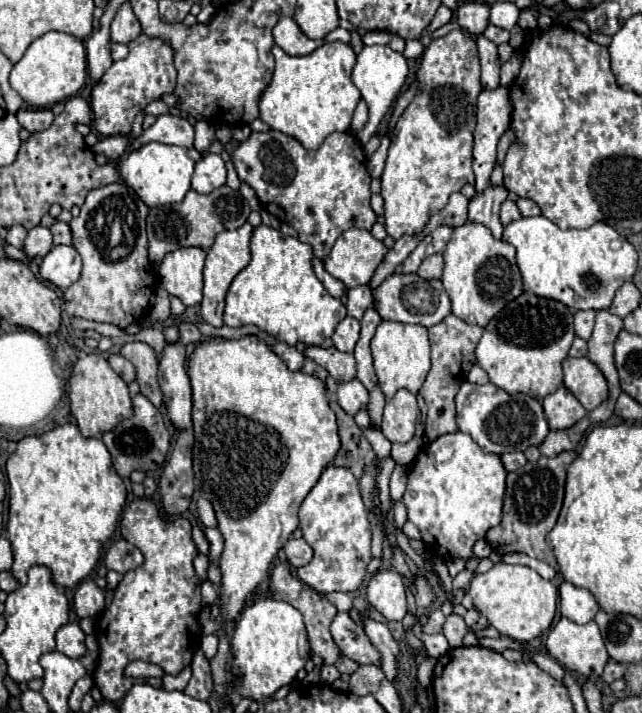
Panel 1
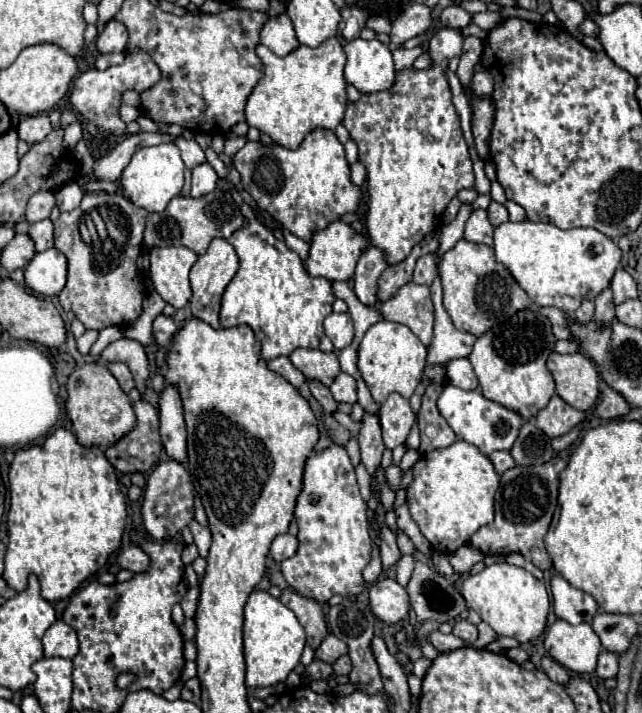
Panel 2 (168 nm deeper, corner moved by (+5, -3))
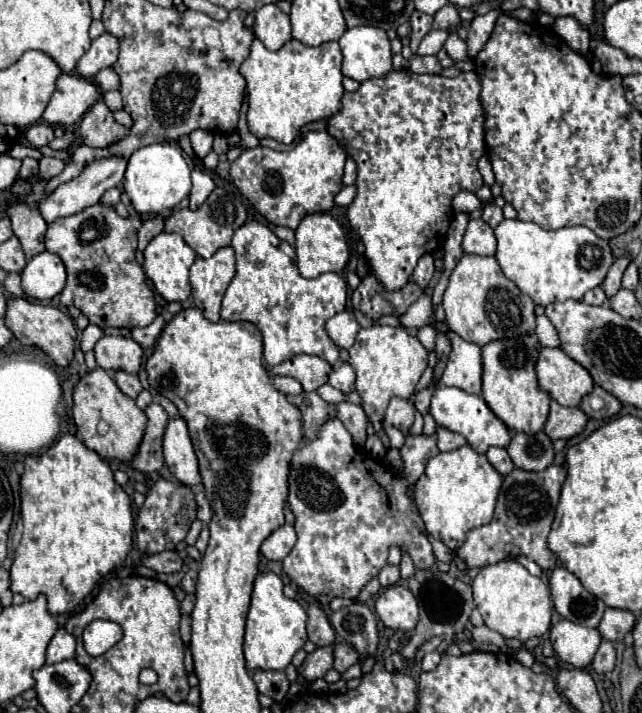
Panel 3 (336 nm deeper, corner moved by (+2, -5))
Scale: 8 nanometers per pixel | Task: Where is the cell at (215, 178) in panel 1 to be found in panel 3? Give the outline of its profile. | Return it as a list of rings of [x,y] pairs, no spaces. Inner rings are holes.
[[[202,167],[192,169],[192,191],[190,191],[190,207],[196,209],[200,207],[208,195],[214,191],[214,179],[210,177],[210,173]]]

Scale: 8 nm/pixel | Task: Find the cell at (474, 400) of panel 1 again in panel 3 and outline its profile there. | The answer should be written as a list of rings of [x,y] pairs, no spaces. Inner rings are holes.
[[[438,385],[432,395],[430,413],[436,419],[436,425],[442,425],[454,433],[464,435],[468,445],[478,453],[486,453],[490,447],[508,447],[512,439],[512,431],[492,413],[482,395],[470,395],[458,387]]]

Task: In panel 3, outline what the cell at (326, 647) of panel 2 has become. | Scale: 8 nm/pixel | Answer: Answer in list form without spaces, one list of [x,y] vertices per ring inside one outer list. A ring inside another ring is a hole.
[[[318,647],[314,653],[310,653],[304,663],[300,665],[298,673],[302,679],[308,679],[308,681],[314,681],[314,679],[320,679],[324,677],[324,673],[328,669],[332,669],[332,647]]]

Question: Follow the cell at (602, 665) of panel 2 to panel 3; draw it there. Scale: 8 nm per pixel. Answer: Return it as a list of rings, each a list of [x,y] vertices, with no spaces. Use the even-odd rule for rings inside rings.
[[[602,641],[596,655],[594,655],[594,661],[592,661],[592,667],[596,673],[610,673],[616,665],[616,651],[614,651],[614,645],[610,641]]]

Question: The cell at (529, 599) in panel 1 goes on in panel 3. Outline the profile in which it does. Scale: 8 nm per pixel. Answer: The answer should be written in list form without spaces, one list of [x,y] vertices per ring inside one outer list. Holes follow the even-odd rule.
[[[506,559],[496,565],[482,567],[476,579],[472,581],[472,589],[474,589],[474,603],[484,623],[502,637],[526,641],[532,637],[542,637],[550,629],[552,617],[550,587],[540,577],[530,575],[518,561]]]

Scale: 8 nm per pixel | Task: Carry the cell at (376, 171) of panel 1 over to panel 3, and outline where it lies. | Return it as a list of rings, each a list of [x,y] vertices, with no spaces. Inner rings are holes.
[[[430,31],[430,33],[422,39],[416,55],[438,55],[438,51],[442,49],[446,37],[448,37],[448,31]]]

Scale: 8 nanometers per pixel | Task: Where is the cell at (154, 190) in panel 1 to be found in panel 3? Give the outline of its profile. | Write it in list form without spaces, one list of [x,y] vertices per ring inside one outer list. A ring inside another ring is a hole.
[[[154,143],[140,147],[128,159],[124,175],[124,191],[140,215],[162,215],[174,209],[190,193],[190,167],[182,151],[170,143]]]

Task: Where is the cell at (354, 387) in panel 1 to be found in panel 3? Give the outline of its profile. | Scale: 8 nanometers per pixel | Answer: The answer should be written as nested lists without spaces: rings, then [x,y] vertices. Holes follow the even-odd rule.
[[[342,363],[342,365],[334,367],[334,371],[330,373],[328,383],[334,389],[338,389],[338,391],[348,395],[348,393],[352,393],[356,389],[356,373],[352,371],[352,367],[348,363]]]

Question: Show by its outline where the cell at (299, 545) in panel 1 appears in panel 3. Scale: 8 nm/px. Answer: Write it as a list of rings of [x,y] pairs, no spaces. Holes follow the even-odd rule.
[[[284,523],[282,527],[278,527],[260,547],[262,555],[266,559],[272,559],[272,561],[282,561],[290,551],[292,547],[296,545],[296,531],[292,525]]]

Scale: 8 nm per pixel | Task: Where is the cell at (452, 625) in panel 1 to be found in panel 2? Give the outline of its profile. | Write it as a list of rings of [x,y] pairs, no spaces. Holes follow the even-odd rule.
[[[459,621],[459,623],[453,627],[453,633],[455,633],[457,637],[461,637],[463,641],[467,641],[467,643],[473,643],[473,641],[477,639],[477,627],[471,625],[469,621]]]

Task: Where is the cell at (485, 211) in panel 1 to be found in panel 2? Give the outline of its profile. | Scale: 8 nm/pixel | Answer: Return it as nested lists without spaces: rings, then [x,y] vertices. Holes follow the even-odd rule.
[[[477,209],[465,223],[465,241],[493,245],[493,225],[487,219],[485,209]]]

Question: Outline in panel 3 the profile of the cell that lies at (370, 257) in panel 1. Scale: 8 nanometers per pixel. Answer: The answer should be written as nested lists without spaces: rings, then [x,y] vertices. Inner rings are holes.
[[[328,213],[306,215],[296,229],[296,255],[298,255],[296,263],[298,263],[300,275],[306,279],[318,277],[322,273],[342,273],[348,265],[350,249],[340,223]]]

